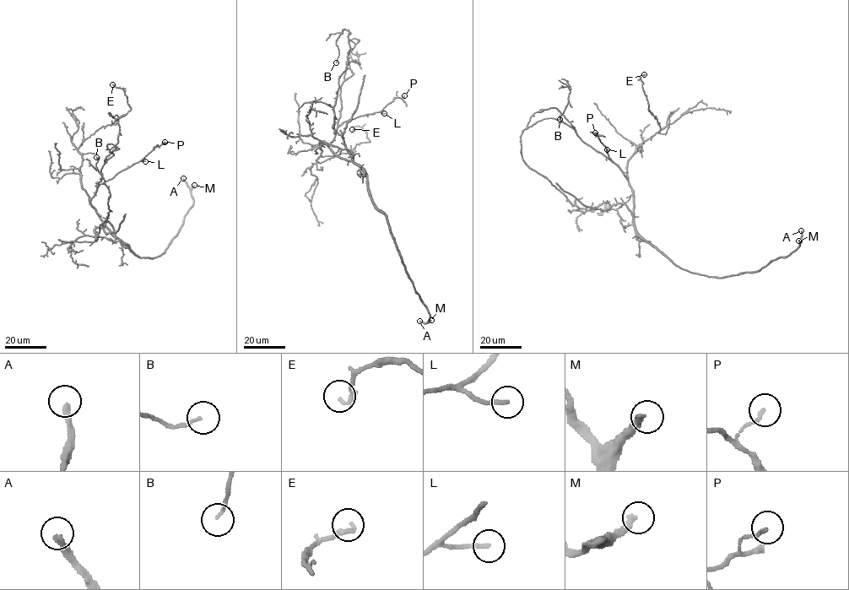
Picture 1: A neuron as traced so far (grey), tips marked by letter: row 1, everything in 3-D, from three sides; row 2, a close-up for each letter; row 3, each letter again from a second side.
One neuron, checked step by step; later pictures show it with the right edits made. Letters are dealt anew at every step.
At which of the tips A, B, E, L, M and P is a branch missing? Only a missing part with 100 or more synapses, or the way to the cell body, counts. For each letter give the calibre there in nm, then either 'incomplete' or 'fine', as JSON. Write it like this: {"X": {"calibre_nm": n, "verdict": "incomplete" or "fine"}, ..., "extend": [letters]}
{"A": {"calibre_nm": 260, "verdict": "incomplete"}, "B": {"calibre_nm": 120, "verdict": "fine"}, "E": {"calibre_nm": 140, "verdict": "fine"}, "L": {"calibre_nm": 180, "verdict": "fine"}, "M": {"calibre_nm": 260, "verdict": "incomplete"}, "P": {"calibre_nm": 150, "verdict": "fine"}, "extend": ["A", "M"]}

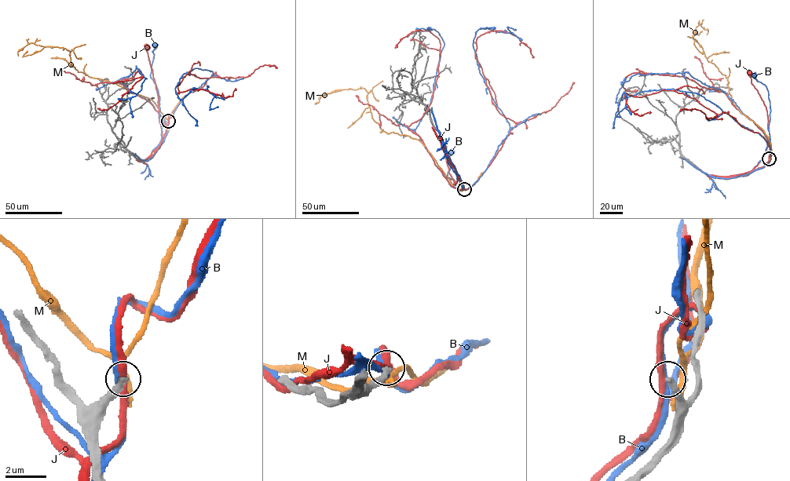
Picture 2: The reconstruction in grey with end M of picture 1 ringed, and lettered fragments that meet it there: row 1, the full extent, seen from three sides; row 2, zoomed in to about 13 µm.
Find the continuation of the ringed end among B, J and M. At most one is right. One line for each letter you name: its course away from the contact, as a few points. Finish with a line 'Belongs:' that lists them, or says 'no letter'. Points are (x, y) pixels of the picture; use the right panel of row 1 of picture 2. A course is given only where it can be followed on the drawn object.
Belongs: no letter

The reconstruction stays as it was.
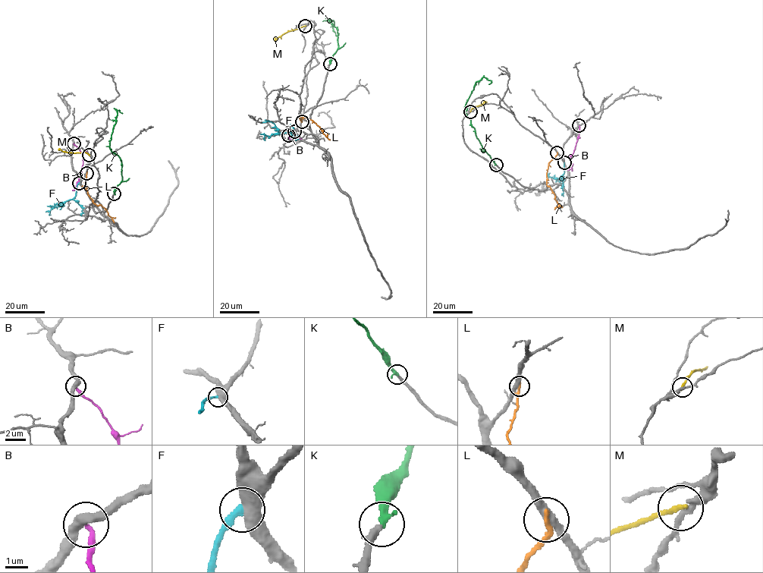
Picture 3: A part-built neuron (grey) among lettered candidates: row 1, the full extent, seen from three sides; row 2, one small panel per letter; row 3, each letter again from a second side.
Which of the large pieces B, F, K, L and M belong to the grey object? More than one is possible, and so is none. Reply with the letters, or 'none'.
K

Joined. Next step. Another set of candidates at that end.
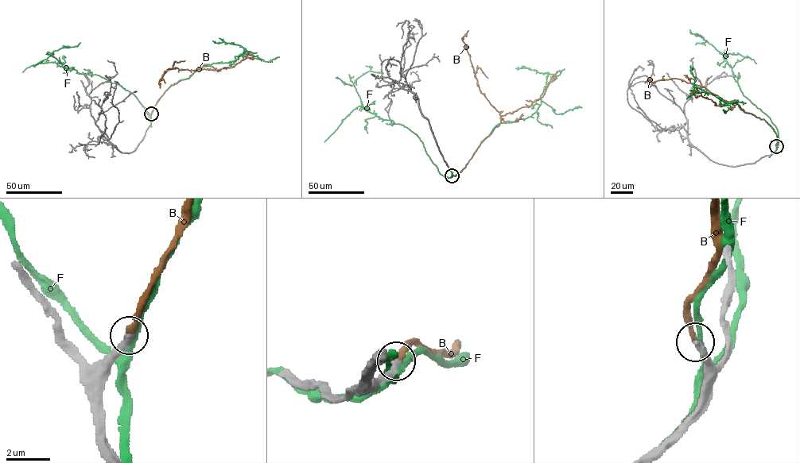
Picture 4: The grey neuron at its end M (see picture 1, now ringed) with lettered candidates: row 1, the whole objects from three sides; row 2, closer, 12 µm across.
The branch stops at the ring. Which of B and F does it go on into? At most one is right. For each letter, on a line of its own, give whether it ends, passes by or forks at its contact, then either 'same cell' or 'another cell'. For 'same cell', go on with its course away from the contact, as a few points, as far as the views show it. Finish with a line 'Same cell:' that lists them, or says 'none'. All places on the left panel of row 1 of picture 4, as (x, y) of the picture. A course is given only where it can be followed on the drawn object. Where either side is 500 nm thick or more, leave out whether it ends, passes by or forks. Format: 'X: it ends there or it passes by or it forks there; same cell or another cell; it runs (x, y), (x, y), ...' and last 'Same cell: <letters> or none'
B: it ends there; same cell; it runs (151, 114), (157, 100), (172, 85), (188, 79), (198, 69), (168, 68), (159, 81), (162, 79), (165, 82)
F: it forks there; another cell
Same cell: B

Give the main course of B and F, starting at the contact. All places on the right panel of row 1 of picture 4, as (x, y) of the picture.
B: (775, 146), (776, 134), (763, 119), (746, 113), (739, 106), (704, 87), (676, 79), (645, 82)
F: (776, 147), (774, 129), (763, 119), (745, 112), (737, 102), (726, 102), (694, 87), (692, 67)

